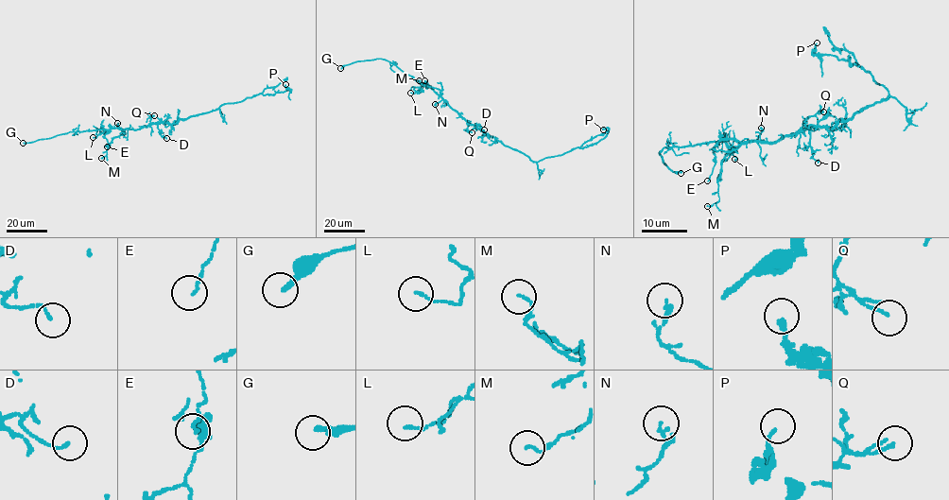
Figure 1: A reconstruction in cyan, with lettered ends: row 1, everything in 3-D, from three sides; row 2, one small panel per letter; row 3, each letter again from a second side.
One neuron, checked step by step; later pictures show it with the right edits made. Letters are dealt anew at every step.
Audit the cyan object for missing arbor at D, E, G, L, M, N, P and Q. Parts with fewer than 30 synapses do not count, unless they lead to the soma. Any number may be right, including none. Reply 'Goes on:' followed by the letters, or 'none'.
Goes on: G

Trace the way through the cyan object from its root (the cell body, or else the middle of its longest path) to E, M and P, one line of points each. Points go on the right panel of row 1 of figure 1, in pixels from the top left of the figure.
E: (818, 128), (801, 129), (775, 142), (721, 140), (713, 147), (716, 163), (707, 181)
M: (818, 128), (801, 129), (775, 142), (744, 141), (733, 148), (722, 162), (717, 180), (719, 199), (707, 206)
P: (818, 128), (830, 129), (885, 100), (888, 92), (856, 62), (813, 56), (817, 43)

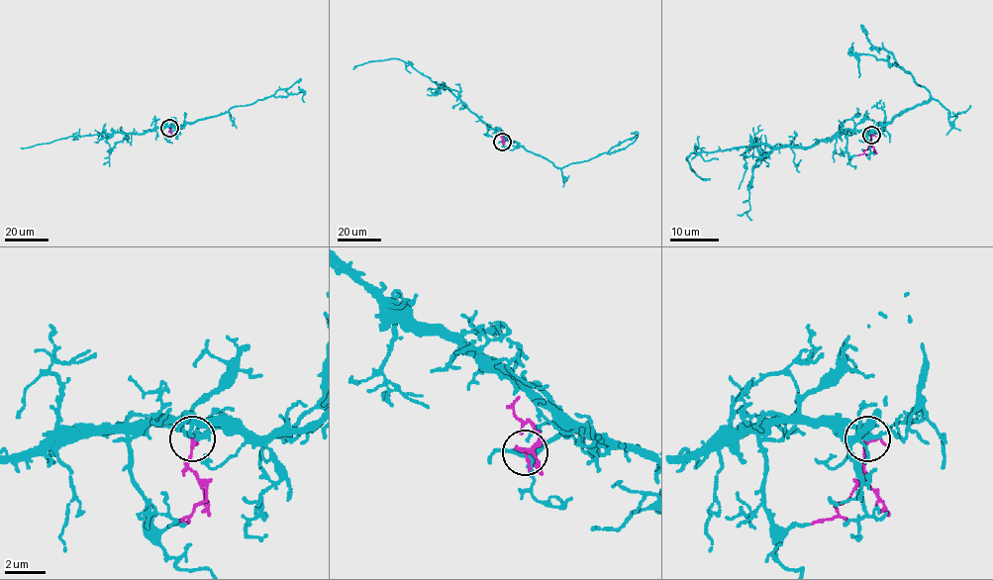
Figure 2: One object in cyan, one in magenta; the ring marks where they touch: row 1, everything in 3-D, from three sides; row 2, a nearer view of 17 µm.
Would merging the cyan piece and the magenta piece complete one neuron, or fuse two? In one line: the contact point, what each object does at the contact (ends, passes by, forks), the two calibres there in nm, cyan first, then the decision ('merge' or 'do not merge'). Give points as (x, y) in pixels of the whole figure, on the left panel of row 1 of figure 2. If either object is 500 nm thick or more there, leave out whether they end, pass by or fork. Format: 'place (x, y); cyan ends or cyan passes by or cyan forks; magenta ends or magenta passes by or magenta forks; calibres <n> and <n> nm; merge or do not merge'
place (169, 128); cyan forks; magenta ends; calibres 280 and 190 nm; do not merge

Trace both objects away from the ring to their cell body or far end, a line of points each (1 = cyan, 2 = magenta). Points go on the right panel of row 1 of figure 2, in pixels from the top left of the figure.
1: (872, 135), (837, 133), (810, 147), (750, 145), (691, 153), (686, 159), (693, 170), (710, 180)
2: (872, 135), (868, 147), (857, 155)

